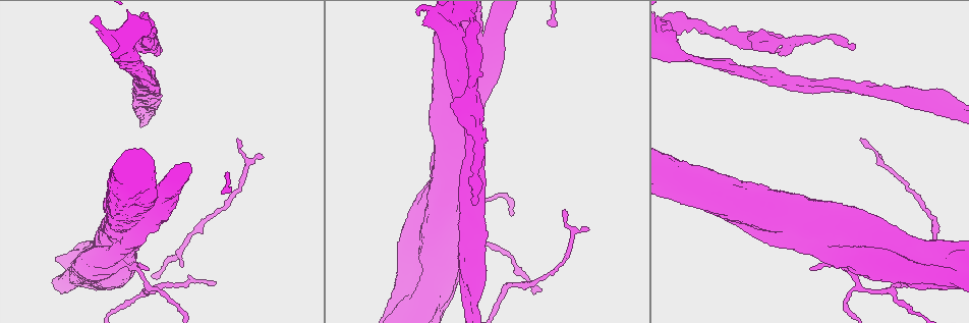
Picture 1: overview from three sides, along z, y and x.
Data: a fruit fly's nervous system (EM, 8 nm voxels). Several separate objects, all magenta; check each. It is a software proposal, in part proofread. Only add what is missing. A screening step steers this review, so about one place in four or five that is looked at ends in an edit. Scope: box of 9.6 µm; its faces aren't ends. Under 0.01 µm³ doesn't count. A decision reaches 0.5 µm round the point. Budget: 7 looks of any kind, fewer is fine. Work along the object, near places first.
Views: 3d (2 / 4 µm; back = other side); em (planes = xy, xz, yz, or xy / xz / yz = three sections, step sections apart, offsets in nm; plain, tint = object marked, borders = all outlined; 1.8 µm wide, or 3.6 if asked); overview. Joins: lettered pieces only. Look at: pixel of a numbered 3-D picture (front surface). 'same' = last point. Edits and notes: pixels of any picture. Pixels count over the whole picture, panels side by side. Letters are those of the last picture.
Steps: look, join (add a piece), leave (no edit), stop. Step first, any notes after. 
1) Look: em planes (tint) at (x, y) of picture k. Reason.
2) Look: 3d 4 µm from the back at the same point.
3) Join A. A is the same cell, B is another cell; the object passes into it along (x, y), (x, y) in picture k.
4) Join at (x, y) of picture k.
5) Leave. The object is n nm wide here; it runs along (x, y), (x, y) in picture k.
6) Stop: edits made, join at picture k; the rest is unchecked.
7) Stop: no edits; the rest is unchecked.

Look: em 3.6 µm planes (tint) at (152, 190) of picture 1. Sudden change in width.

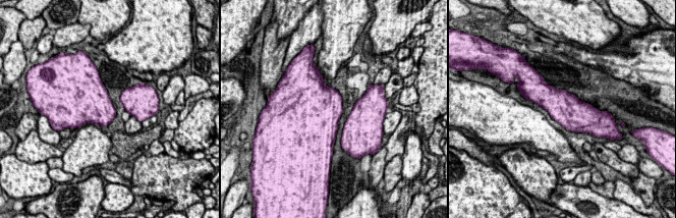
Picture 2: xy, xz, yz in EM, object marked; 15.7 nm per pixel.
Look: em 3.6 µm planes (borders) at the same point. What lies round it.

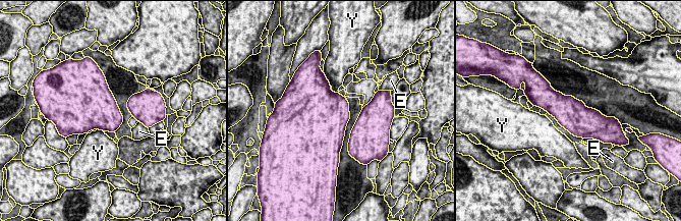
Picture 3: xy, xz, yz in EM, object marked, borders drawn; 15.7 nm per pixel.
Leave. The longest contact is with E, 170 nm; E and Y are other cells; a border runs along (97, 128), (103, 131) in picture 3; no lettered piece goes on from it.

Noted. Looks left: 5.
Look: em planes (borders) at (118, 262) of picture 1. Calibre changes.

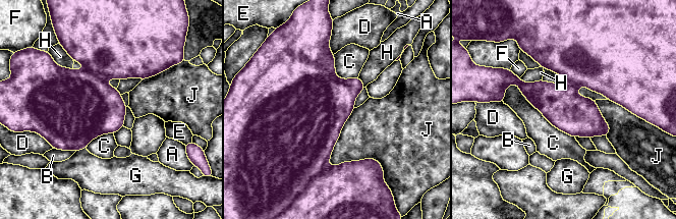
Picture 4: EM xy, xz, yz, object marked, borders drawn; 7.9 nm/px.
Leave. The longest contact is with C, 700 nm; A, B, C, D, E, F, G, H and J are other cells; a border runs along (354, 108), (334, 145), (329, 167) in picture 4; none of them fits.

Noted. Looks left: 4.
Look: 3d 2 µm from the back at (486, 142) of picture 1. Free end.

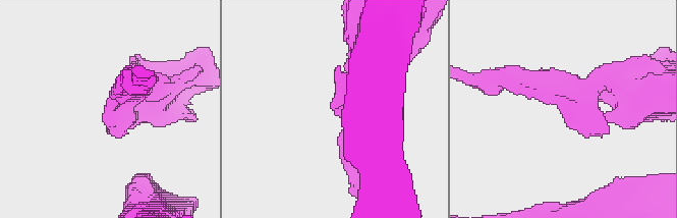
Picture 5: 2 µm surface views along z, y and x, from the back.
Look: em planes (borders) at (107, 126) of picture 5. Shape alone is not enough.

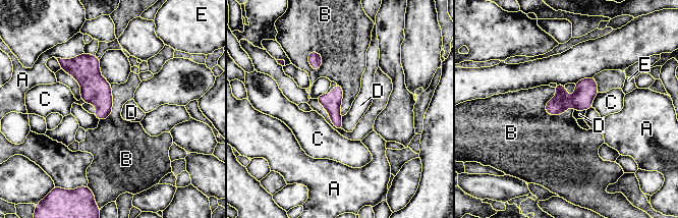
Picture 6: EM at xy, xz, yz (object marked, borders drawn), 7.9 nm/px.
Leave. A, B, C, D and E are other cells; a border runs along (574, 84), (568, 108), (547, 114) in picture 6; none of them fits.

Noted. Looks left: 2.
Stop: no edits; the rest is unchecked.

